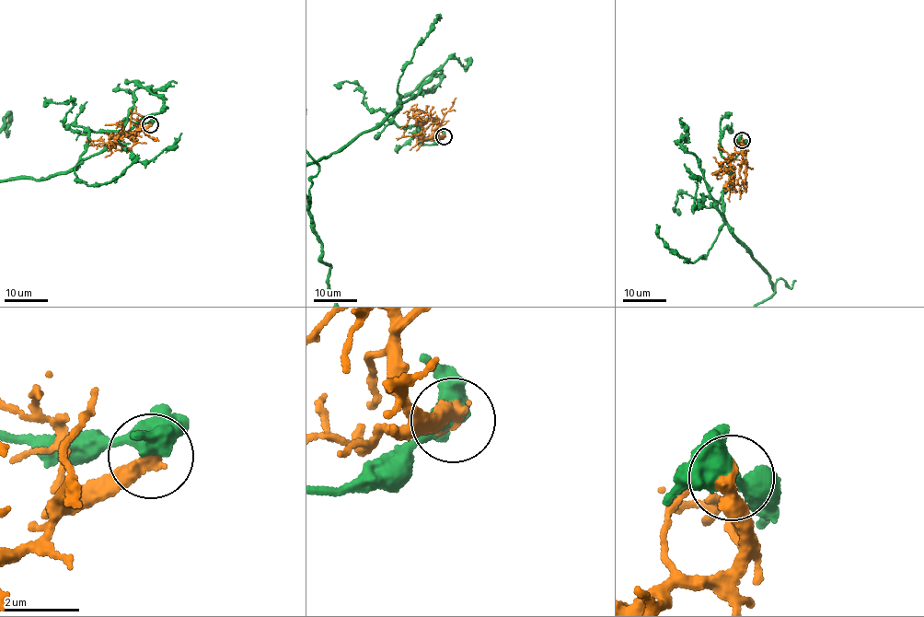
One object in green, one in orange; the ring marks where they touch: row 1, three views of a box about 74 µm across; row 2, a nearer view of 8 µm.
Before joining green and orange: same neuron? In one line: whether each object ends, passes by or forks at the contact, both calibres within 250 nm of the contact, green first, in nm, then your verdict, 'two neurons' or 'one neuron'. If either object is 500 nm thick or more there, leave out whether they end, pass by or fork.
550 nm thick on the green side, 440 nm on the other; two neurons

